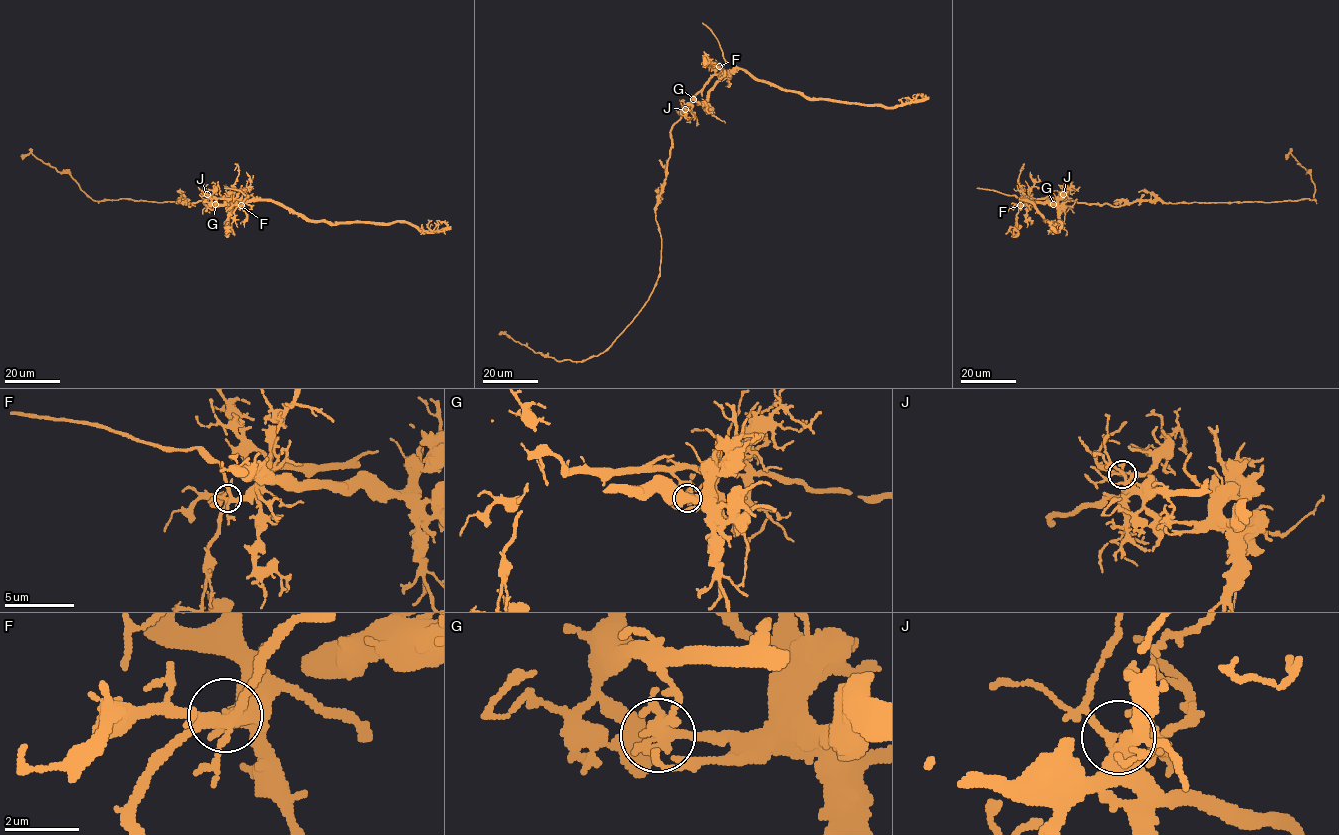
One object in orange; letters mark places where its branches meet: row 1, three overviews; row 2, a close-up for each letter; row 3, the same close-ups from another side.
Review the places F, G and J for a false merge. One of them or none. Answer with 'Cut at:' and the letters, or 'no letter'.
Cut at: G

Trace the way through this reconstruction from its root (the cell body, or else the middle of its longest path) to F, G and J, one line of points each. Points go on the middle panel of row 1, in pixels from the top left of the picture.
F: (668, 159), (671, 126), (690, 100), (721, 71), (719, 66)
G: (668, 159), (671, 126), (694, 99)
J: (668, 159), (671, 128), (685, 109)

